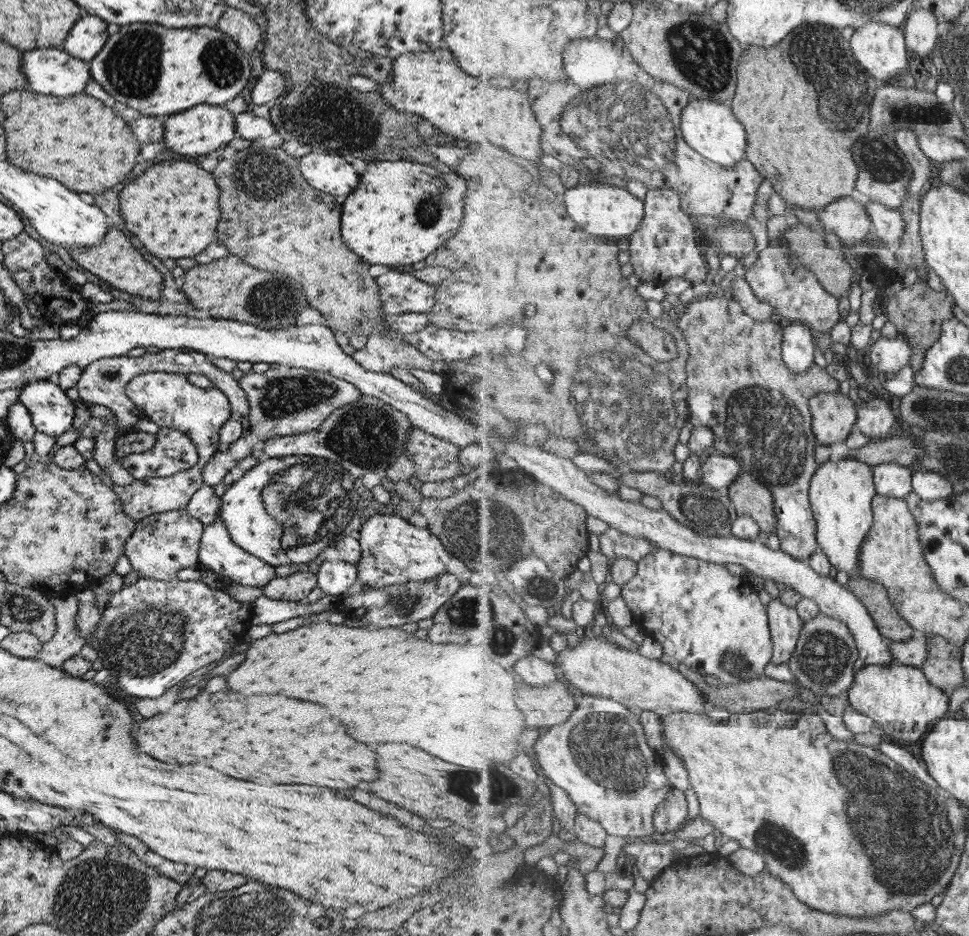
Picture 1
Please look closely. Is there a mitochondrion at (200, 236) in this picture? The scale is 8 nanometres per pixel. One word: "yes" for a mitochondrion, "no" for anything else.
no

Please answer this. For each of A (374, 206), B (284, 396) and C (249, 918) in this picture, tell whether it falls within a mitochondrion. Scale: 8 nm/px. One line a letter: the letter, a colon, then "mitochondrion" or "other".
A: other
B: mitochondrion
C: mitochondrion

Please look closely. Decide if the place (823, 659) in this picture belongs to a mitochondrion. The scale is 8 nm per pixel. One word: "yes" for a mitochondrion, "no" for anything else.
yes

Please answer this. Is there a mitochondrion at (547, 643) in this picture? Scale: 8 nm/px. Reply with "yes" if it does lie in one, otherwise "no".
no

